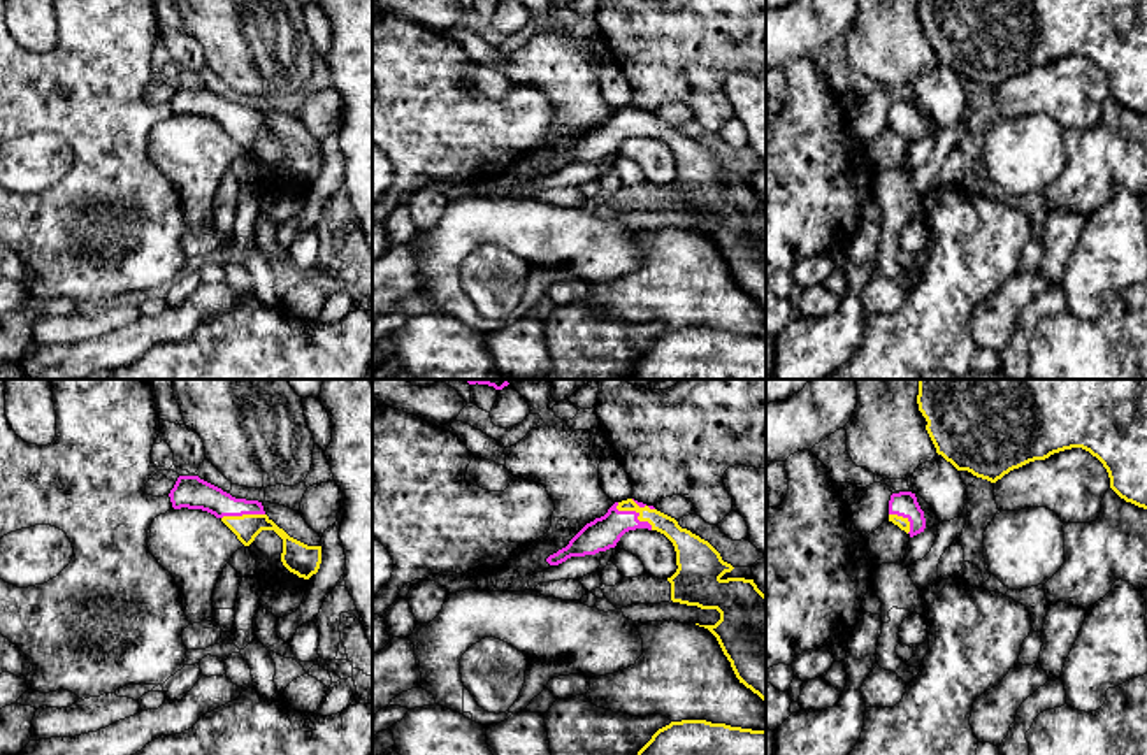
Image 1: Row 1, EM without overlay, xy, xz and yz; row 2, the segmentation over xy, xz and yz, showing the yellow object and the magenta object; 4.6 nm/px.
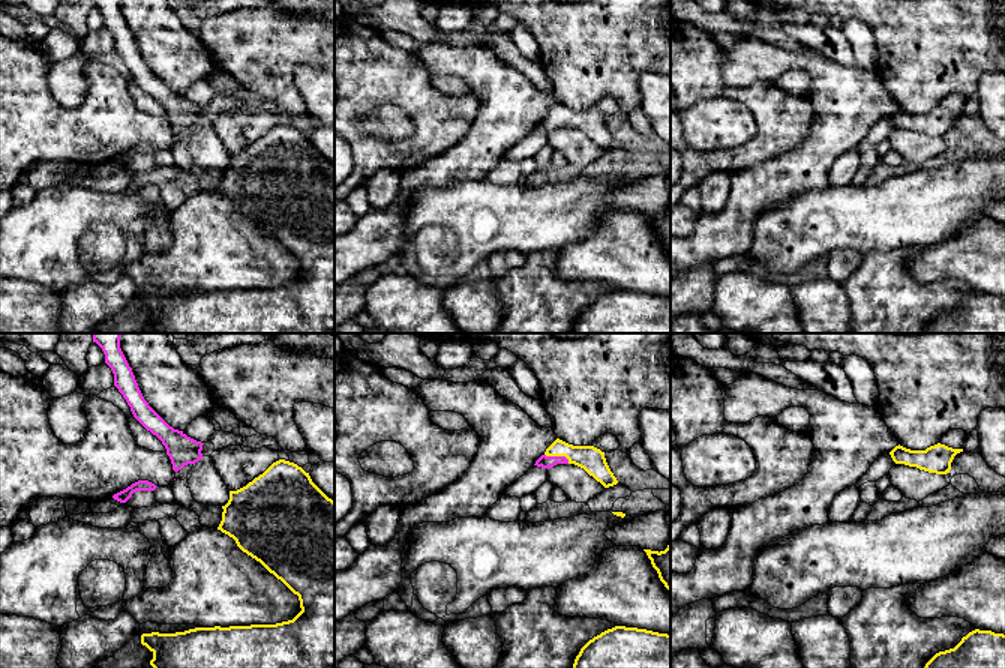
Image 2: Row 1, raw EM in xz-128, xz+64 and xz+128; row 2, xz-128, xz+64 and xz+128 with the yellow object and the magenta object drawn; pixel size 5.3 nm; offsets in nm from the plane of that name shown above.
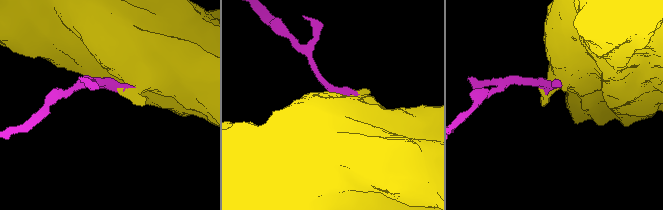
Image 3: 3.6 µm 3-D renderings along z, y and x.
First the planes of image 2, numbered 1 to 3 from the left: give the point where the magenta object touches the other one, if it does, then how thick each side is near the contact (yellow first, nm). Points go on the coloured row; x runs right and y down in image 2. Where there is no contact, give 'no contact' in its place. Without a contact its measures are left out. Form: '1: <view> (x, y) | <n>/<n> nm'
1: no contact
2: xz+64 (558, 455) | 140/70 nm
3: no contact

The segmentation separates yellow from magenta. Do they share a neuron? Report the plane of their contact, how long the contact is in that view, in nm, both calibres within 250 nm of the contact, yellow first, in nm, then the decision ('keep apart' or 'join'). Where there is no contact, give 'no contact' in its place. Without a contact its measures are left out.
meets yellow in xz; contact 200 nm long; 90 nm thick on the yellow side, 150 nm on the other; join

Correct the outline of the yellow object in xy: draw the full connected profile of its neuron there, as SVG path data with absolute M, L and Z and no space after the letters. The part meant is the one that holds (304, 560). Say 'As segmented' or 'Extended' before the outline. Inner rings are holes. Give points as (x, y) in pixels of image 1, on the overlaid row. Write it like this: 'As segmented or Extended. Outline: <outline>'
Extended. Outline: M179 476L169 497L174 509L202 509L214 514L244 546L262 530L274 530L283 539L283 565L299 578L309 579L320 569L321 546L307 546L290 537L265 514L258 500L235 499L198 476Z

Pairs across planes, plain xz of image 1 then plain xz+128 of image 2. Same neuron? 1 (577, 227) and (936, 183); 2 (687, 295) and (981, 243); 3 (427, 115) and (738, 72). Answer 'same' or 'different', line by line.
1: same
2: same
3: different

